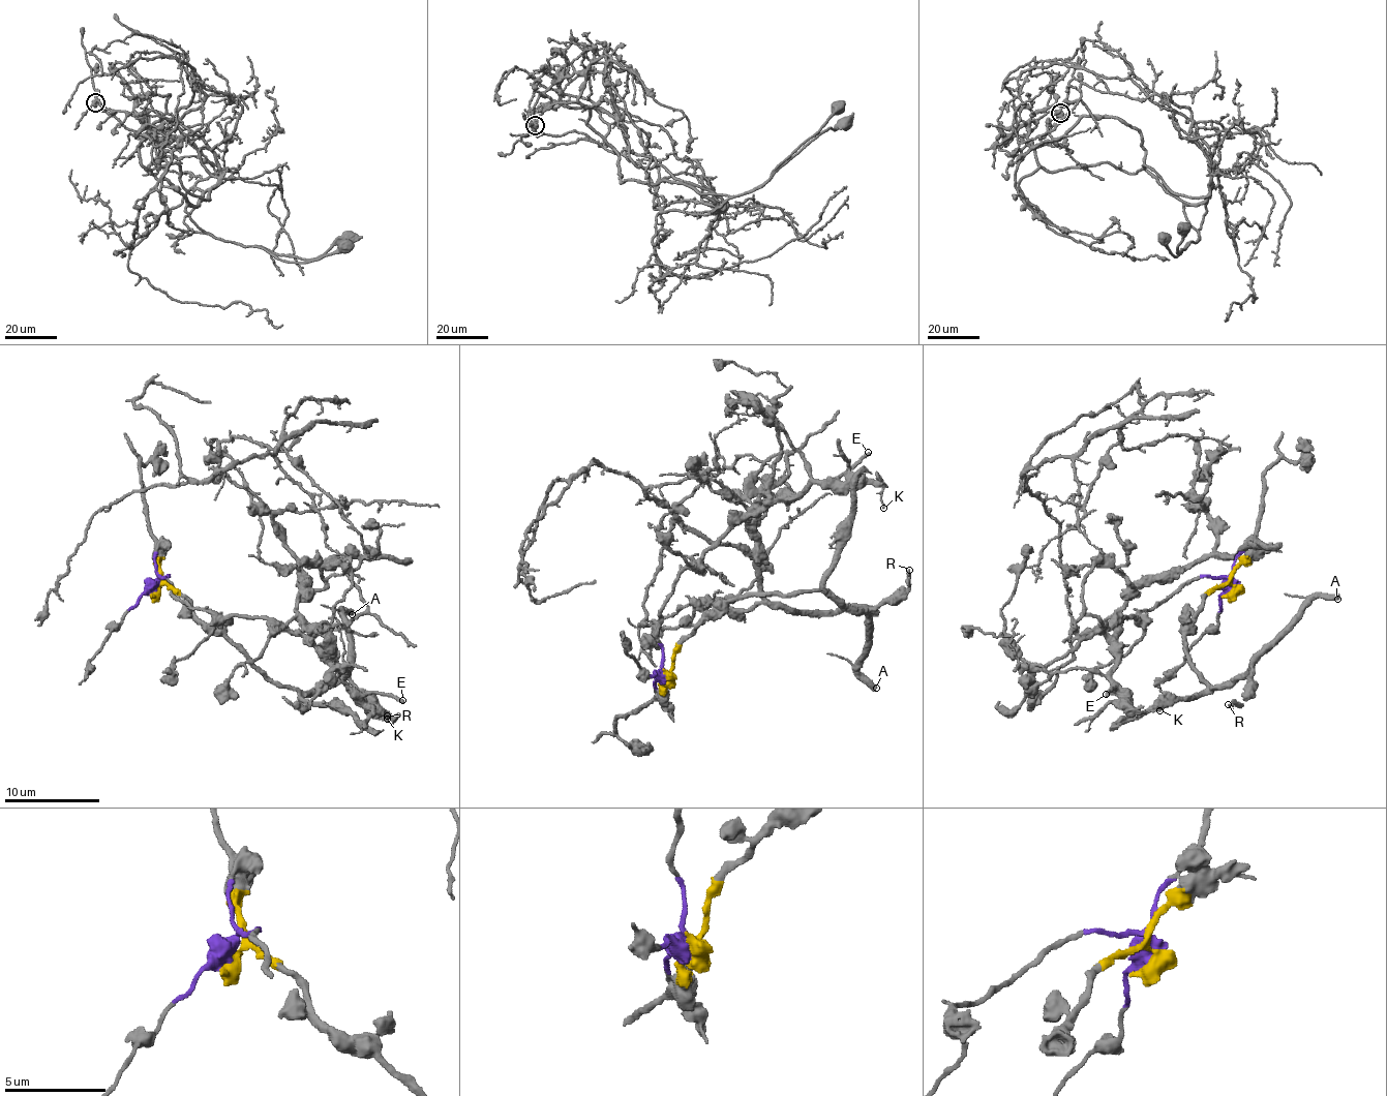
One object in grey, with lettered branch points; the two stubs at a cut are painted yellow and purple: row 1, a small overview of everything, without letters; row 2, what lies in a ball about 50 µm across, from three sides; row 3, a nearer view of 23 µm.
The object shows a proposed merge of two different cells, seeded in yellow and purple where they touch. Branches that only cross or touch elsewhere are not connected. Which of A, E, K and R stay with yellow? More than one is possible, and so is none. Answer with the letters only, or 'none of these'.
A, R

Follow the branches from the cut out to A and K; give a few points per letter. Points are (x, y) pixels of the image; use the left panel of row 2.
A: (153, 588), (173, 587), (267, 677), (300, 692), (315, 693), (344, 672), (350, 641), (341, 618), (352, 615)
K: (153, 586), (169, 575), (174, 595), (196, 608), (266, 616), (314, 646), (366, 704), (393, 720), (387, 718)

